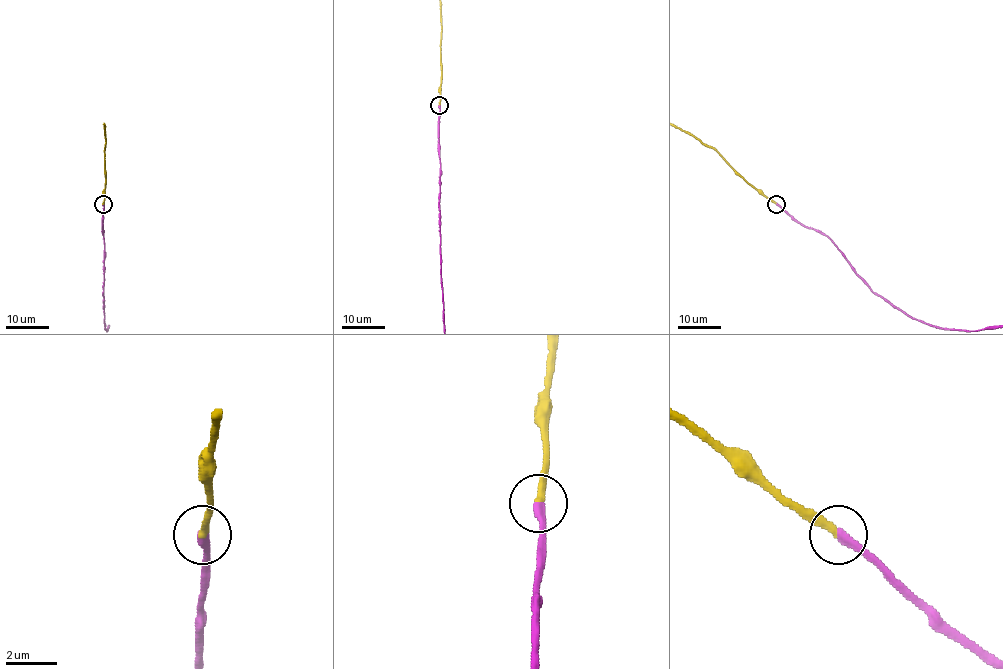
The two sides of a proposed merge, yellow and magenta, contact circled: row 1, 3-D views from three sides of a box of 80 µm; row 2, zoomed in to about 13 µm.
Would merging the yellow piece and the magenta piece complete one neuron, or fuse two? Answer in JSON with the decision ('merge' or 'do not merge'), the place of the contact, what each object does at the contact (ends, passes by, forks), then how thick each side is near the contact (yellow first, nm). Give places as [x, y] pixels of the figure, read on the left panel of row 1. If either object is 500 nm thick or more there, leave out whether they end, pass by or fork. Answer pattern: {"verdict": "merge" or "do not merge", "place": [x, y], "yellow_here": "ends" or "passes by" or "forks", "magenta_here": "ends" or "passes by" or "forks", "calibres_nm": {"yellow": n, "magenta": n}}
{"verdict": "merge", "place": [103, 204], "yellow_here": "ends", "magenta_here": "ends", "calibres_nm": {"yellow": 300, "magenta": 400}}

